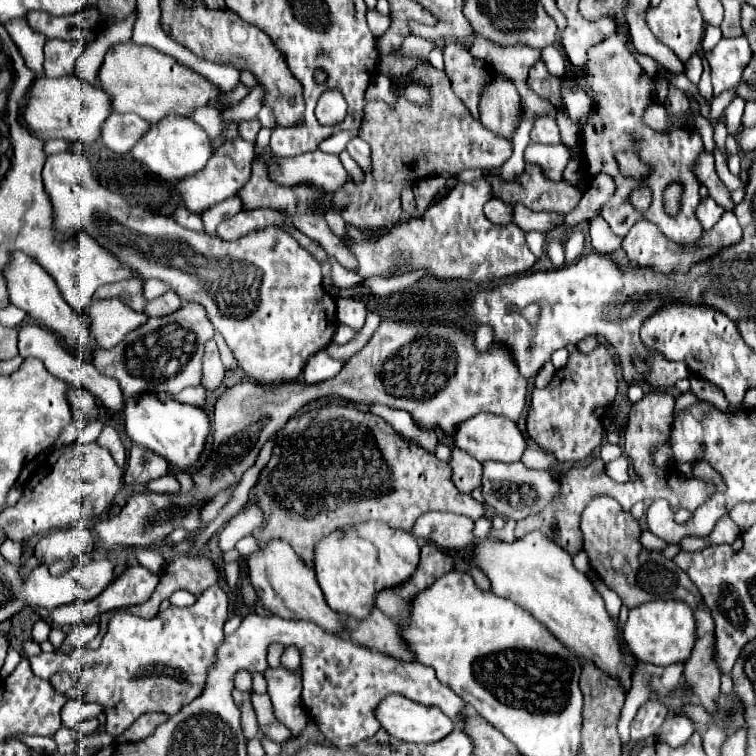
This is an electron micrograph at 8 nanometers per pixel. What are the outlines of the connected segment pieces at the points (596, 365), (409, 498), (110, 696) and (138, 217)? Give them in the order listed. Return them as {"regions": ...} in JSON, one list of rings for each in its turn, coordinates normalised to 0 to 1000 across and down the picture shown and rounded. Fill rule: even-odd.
{"regions":[[[[792,452],[782,468],[755,466],[750,481],[734,492],[729,508],[724,513],[708,513],[702,519],[702,542],[697,548],[697,577],[718,598],[731,601],[739,611],[769,611],[784,603],[790,593],[798,587],[798,577],[800,577],[800,556],[792,553],[790,545],[800,545],[806,534],[813,532],[816,508],[819,508],[816,492],[819,492],[819,479],[808,471],[806,458],[798,452]]],[[[409,542],[406,545],[406,553],[396,553],[396,561],[390,556],[382,556],[374,569],[366,574],[366,582],[364,582],[364,590],[361,590],[361,601],[356,606],[356,611],[348,616],[345,627],[343,627],[343,635],[335,646],[335,664],[343,669],[343,675],[348,677],[351,688],[345,693],[345,698],[337,698],[335,709],[337,714],[343,717],[343,722],[348,722],[351,717],[356,717],[358,712],[372,712],[377,717],[382,717],[388,722],[388,728],[406,743],[406,749],[414,746],[414,722],[419,720],[422,712],[433,709],[435,704],[446,701],[446,698],[459,698],[459,696],[467,696],[472,690],[483,690],[483,688],[504,688],[504,690],[512,690],[515,696],[522,696],[522,698],[533,698],[536,704],[544,704],[546,696],[549,696],[549,688],[562,680],[562,677],[599,677],[599,680],[612,680],[612,683],[620,683],[626,688],[634,688],[639,683],[639,667],[634,667],[631,661],[626,661],[623,656],[615,656],[610,653],[599,638],[597,638],[597,619],[591,611],[583,611],[575,601],[560,595],[560,593],[552,593],[541,585],[536,585],[533,579],[528,579],[525,571],[520,571],[520,566],[501,550],[491,548],[488,550],[483,545],[475,545],[475,542]]],[[[279,775],[269,780],[255,802],[226,802],[197,820],[160,807],[144,820],[142,839],[128,860],[104,857],[91,868],[54,862],[38,870],[41,886],[65,899],[70,892],[104,884],[107,894],[102,910],[97,910],[89,923],[131,931],[142,947],[142,971],[157,974],[187,944],[216,942],[229,947],[242,931],[250,931],[269,915],[274,884],[284,878],[284,857],[290,857],[298,844],[295,829],[303,816],[303,800],[303,788],[295,778]]],[[[99,201],[62,206],[57,220],[57,246],[70,270],[70,291],[78,310],[99,312],[104,307],[115,307],[128,323],[144,328],[165,354],[173,354],[179,365],[189,370],[216,370],[239,392],[239,397],[261,397],[261,402],[269,402],[274,421],[308,463],[313,481],[343,508],[393,503],[409,471],[435,458],[446,437],[443,397],[427,381],[427,365],[417,339],[398,328],[396,320],[372,302],[348,302],[348,307],[332,307],[332,312],[321,312],[321,317],[311,320],[292,317],[274,307],[247,304],[221,286],[208,286],[163,267],[157,257],[136,249],[123,235],[118,212]]]]}

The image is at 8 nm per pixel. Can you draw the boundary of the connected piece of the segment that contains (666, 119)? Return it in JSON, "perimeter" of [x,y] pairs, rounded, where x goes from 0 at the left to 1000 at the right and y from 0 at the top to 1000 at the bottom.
{"perimeter":[[[874,138],[858,140],[853,151],[856,151],[856,167],[861,167],[861,169],[866,169],[866,172],[872,172],[872,175],[884,169],[885,163],[890,159],[884,152],[880,140]]]}

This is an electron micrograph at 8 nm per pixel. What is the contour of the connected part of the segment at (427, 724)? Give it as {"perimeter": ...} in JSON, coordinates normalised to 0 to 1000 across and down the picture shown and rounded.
{"perimeter":[[[512,921],[499,942],[496,942],[504,963],[509,963],[520,976],[525,979],[533,979],[533,981],[549,981],[549,984],[570,984],[570,981],[578,981],[583,976],[589,976],[591,971],[599,968],[602,963],[602,955],[589,947],[581,937],[575,934],[560,934],[560,931],[552,931],[546,926],[538,926],[536,921]]]}

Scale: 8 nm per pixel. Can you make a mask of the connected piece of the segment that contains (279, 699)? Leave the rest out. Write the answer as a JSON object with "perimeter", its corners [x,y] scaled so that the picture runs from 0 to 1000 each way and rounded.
{"perimeter":[[[353,884],[348,889],[353,899],[353,918],[358,921],[364,947],[380,963],[385,963],[385,974],[396,974],[406,958],[406,940],[401,939],[398,925],[399,896],[394,884],[384,889],[380,884]]]}

